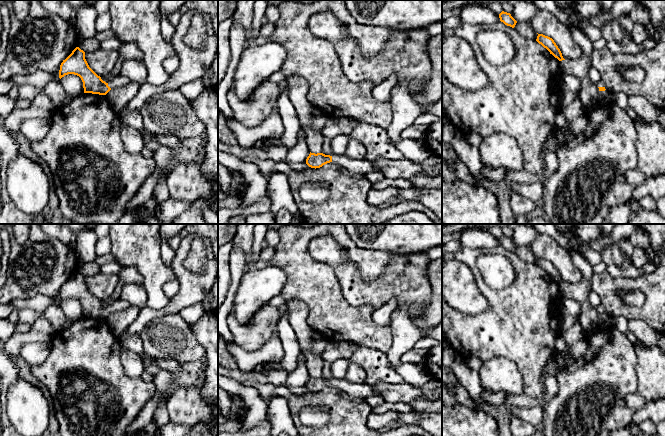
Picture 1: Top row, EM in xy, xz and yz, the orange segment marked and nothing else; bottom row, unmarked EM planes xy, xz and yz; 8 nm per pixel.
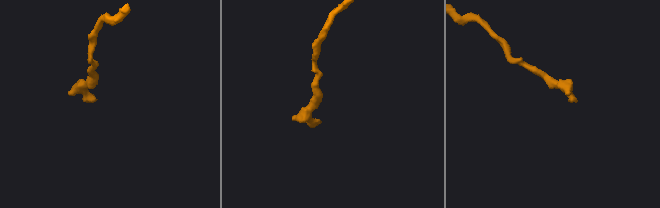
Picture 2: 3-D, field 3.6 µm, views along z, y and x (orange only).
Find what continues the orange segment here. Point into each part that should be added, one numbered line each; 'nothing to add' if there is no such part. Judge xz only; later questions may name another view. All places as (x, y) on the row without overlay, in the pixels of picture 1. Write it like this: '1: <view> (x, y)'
1: xz (356, 390)

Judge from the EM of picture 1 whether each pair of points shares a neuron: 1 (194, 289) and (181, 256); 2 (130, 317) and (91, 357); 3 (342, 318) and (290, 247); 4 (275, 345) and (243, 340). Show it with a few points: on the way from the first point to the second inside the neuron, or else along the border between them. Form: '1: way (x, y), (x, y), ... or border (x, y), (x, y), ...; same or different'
1: way (189, 281), (180, 272), (180, 264); same
2: border (106, 320), (111, 331), (117, 337); different
3: way (325, 300), (320, 290), (304, 274), (299, 265); same
4: border (277, 331), (257, 350), (245, 351), (241, 348); different

